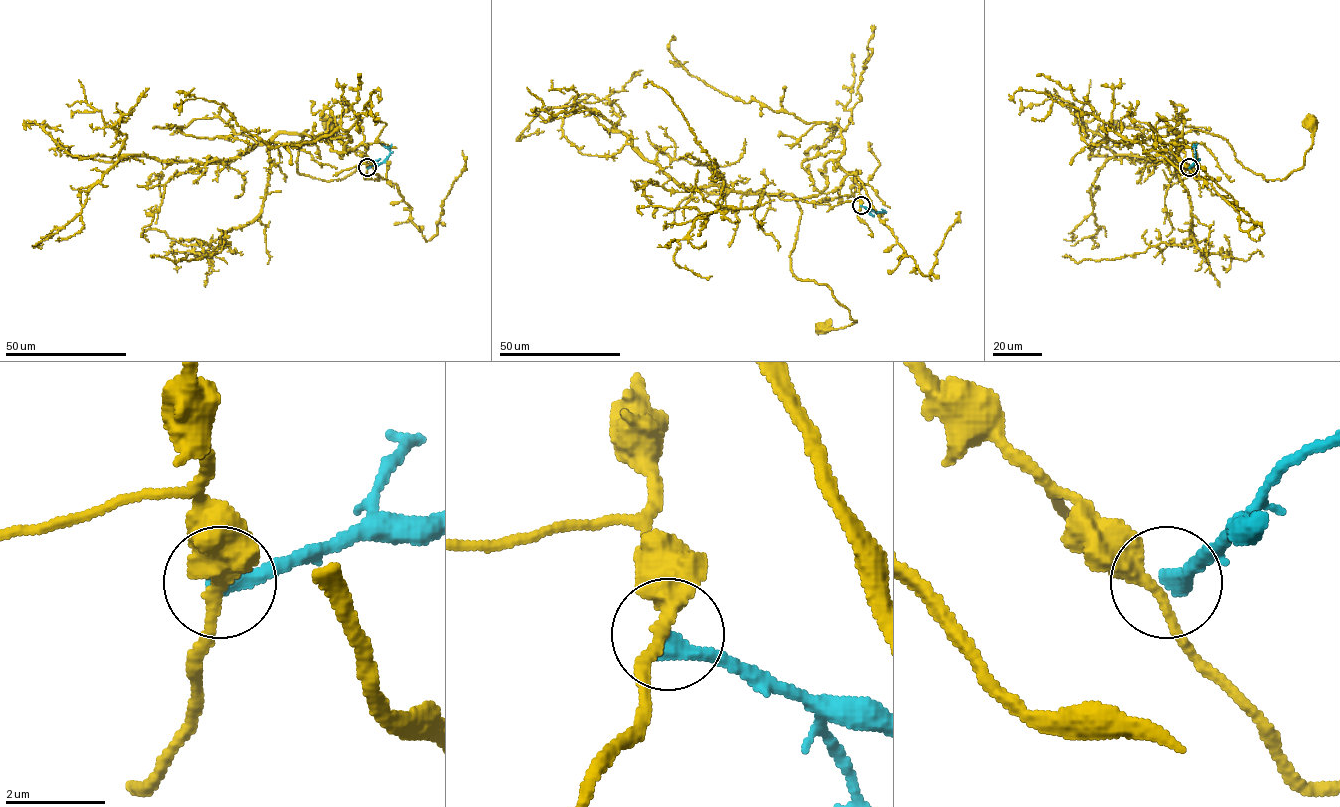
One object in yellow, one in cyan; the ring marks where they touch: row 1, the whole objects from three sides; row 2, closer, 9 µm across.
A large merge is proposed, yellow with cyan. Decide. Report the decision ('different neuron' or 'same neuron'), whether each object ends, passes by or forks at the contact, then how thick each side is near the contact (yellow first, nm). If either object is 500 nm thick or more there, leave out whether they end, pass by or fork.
different neuron | yellow passes by | cyan ends | 320/400 nm

